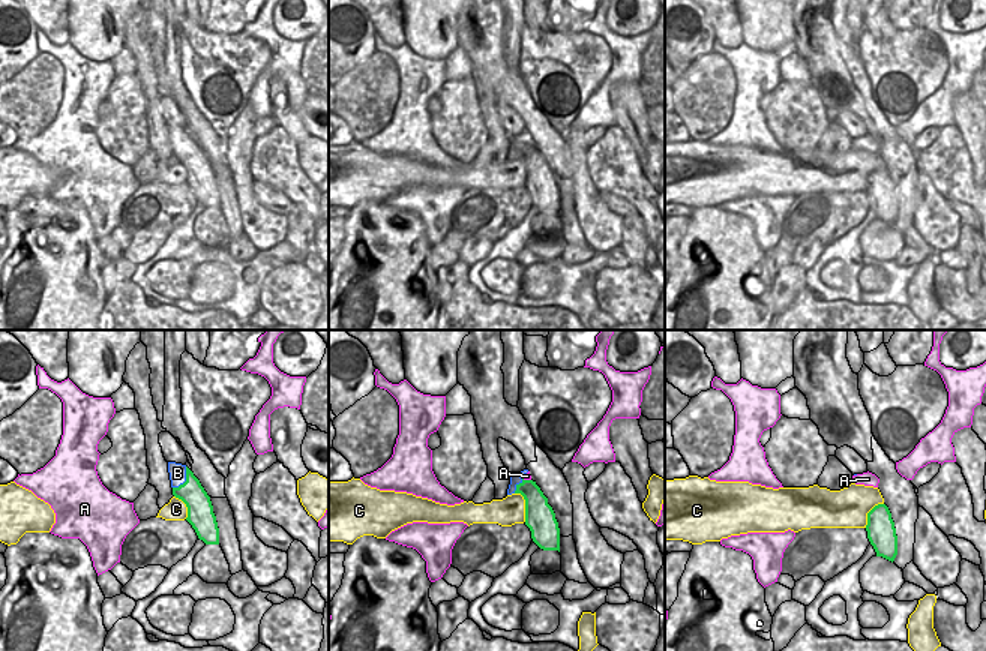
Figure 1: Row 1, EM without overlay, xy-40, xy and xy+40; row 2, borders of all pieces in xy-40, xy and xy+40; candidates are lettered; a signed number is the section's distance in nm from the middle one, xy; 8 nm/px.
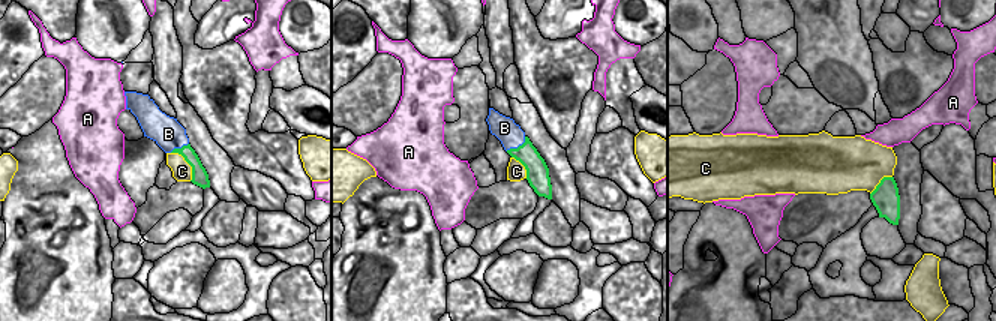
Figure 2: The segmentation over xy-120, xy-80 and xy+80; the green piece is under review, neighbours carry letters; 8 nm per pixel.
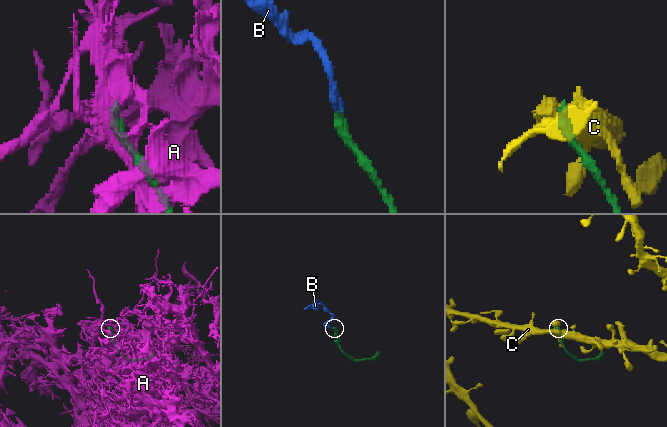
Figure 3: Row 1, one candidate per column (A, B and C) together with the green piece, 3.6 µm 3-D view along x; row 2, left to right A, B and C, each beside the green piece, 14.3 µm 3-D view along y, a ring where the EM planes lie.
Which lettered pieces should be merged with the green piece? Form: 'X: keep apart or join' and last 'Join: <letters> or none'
A: keep apart
B: join
C: keep apart
Join: B

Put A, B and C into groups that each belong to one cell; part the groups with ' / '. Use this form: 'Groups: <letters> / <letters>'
Groups: A / B / C.

